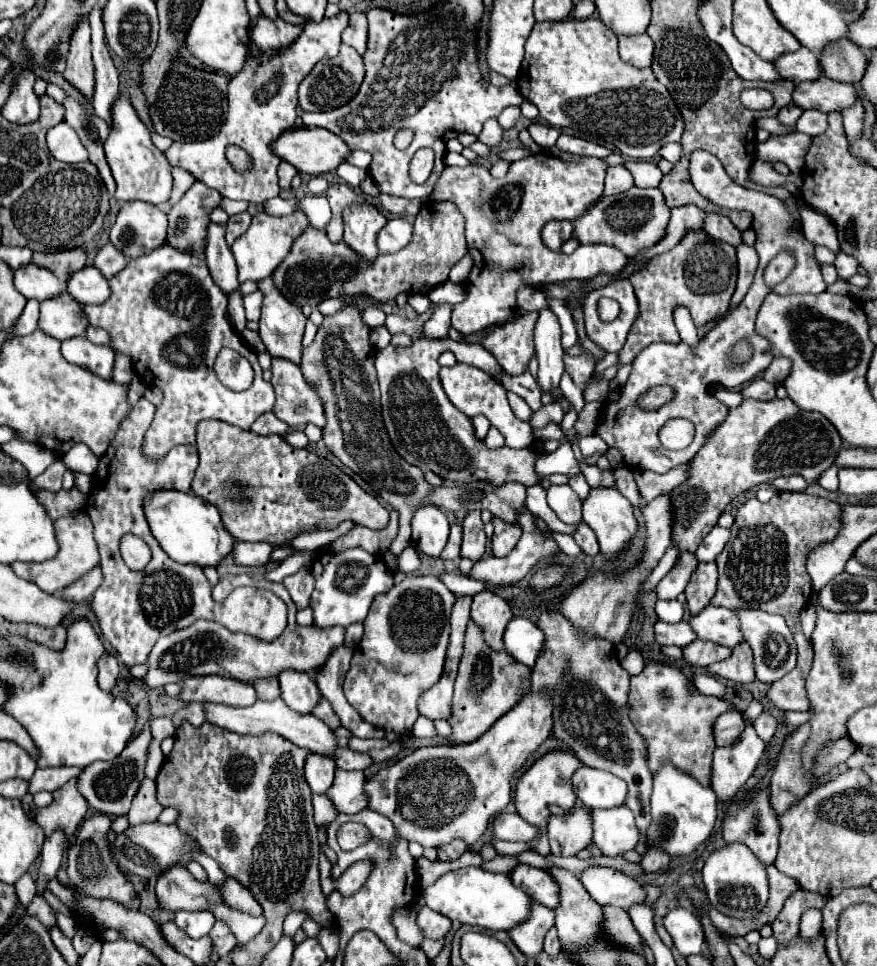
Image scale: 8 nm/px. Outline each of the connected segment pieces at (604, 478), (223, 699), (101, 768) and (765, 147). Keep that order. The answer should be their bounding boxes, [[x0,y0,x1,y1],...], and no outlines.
[[581,463,637,557],[183,675,257,707],[79,721,153,817],[757,133,809,173]]

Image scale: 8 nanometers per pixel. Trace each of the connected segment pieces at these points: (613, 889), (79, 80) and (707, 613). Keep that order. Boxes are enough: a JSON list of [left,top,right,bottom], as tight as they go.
[[581,865,645,909],[63,17,93,97],[689,605,743,647]]

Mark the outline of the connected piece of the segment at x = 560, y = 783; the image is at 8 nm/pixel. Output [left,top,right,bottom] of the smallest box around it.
[515,751,581,856]

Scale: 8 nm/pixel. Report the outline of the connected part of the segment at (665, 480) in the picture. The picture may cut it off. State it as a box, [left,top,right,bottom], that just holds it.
[635,465,689,505]

